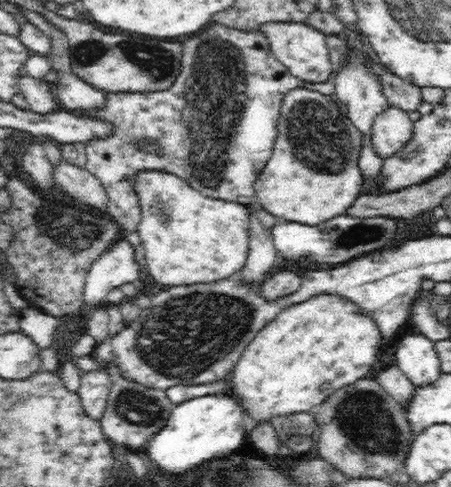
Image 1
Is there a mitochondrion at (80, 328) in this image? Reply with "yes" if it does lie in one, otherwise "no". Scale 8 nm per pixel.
no

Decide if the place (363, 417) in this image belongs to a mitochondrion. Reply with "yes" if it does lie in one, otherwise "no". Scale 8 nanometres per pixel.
yes

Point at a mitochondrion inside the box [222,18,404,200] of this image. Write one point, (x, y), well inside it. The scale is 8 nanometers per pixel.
(315, 132)

